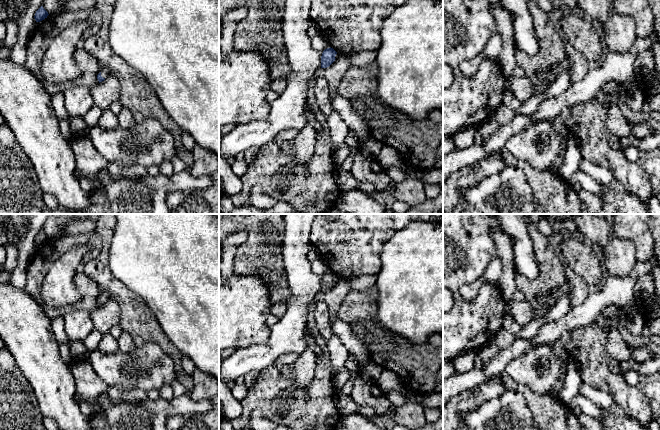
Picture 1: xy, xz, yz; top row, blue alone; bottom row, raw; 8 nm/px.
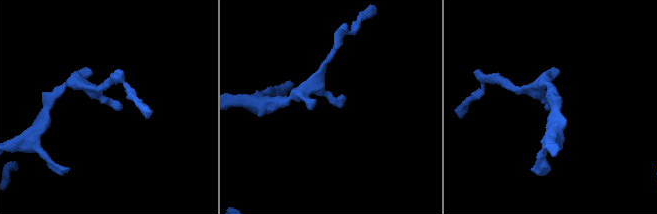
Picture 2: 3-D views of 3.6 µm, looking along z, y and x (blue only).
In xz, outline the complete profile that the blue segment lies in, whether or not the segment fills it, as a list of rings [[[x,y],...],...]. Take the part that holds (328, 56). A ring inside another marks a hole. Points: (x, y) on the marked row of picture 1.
[[[327,48],[323,51],[321,56],[321,68],[329,67],[334,61],[337,52],[333,48]]]

